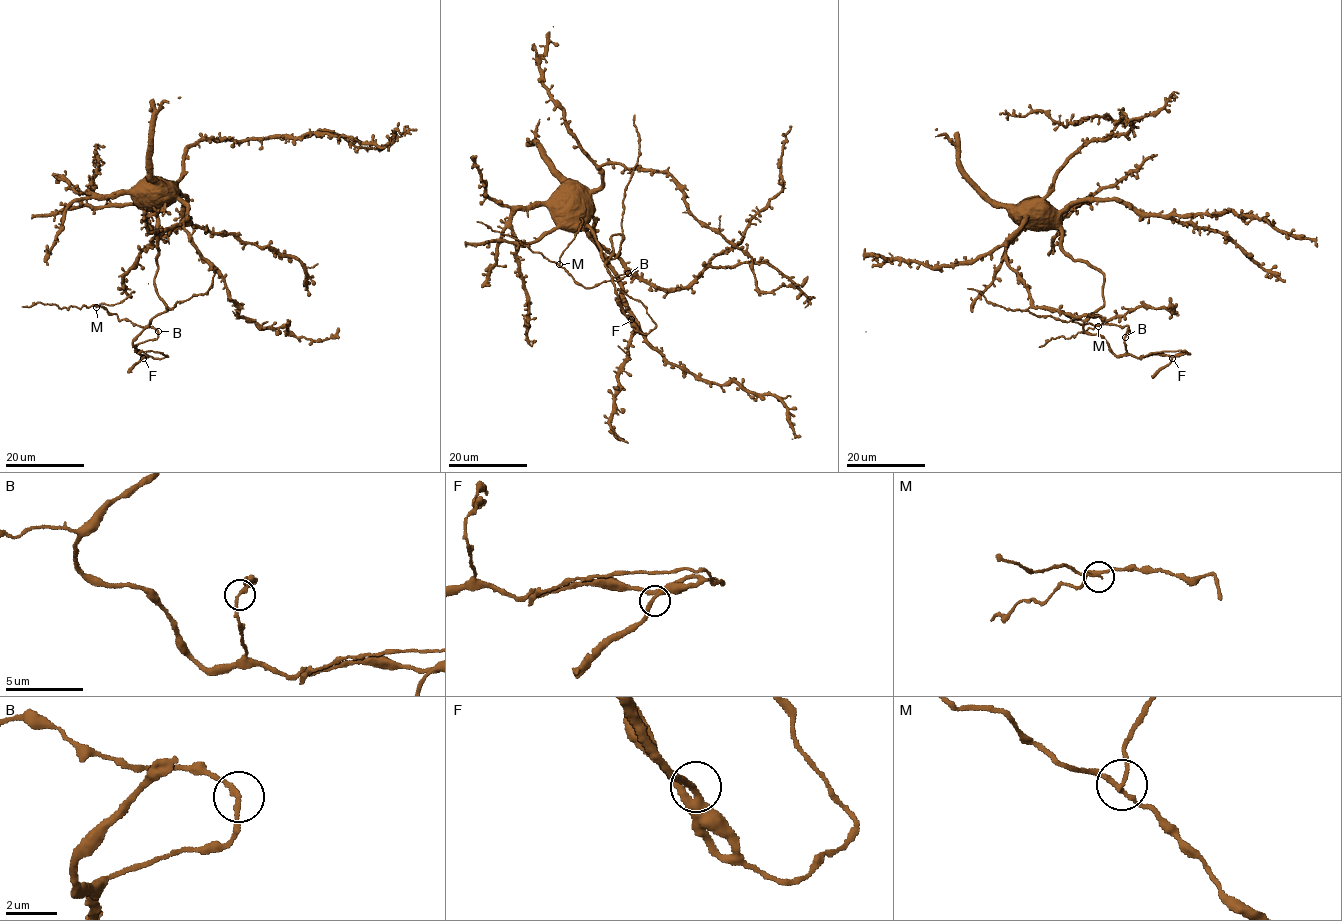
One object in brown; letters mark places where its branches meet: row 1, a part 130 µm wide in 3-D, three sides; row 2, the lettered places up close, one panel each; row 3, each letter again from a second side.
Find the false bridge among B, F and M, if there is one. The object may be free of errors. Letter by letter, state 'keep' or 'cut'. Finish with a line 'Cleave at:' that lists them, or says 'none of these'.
B: keep
F: keep
M: cut
Cleave at: M

